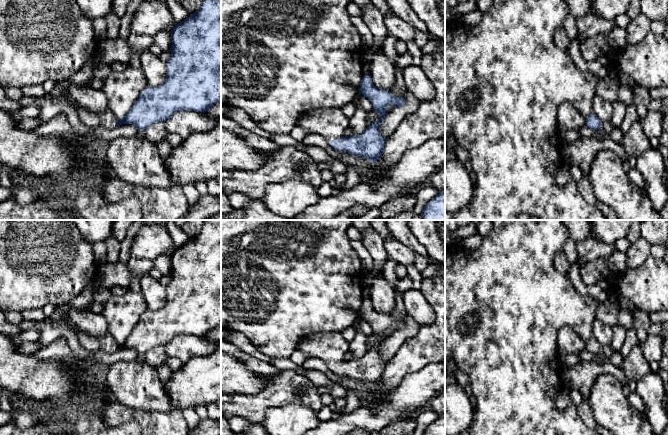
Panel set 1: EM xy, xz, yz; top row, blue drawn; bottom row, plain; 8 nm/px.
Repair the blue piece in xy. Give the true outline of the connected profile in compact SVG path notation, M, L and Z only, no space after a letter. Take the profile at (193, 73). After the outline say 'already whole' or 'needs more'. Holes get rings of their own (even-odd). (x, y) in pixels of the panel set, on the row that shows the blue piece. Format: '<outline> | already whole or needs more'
M203 0L198 11L191 13L187 19L176 24L170 32L172 37L171 58L166 63L164 83L157 87L145 87L122 119L118 119L111 109L97 114L101 126L113 129L120 124L132 124L138 130L145 130L154 123L168 120L177 111L204 113L221 100L221 0Z | needs more

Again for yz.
M563 102L557 110L558 128L568 128L579 131L582 127L587 126L596 131L601 127L600 119L590 114L588 117L583 116L572 103Z | needs more

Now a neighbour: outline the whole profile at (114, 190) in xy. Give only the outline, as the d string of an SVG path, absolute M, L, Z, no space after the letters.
M116 177L104 182L101 192L109 202L136 196L141 203L141 220L179 220L190 207L181 186L171 189L145 187Z

